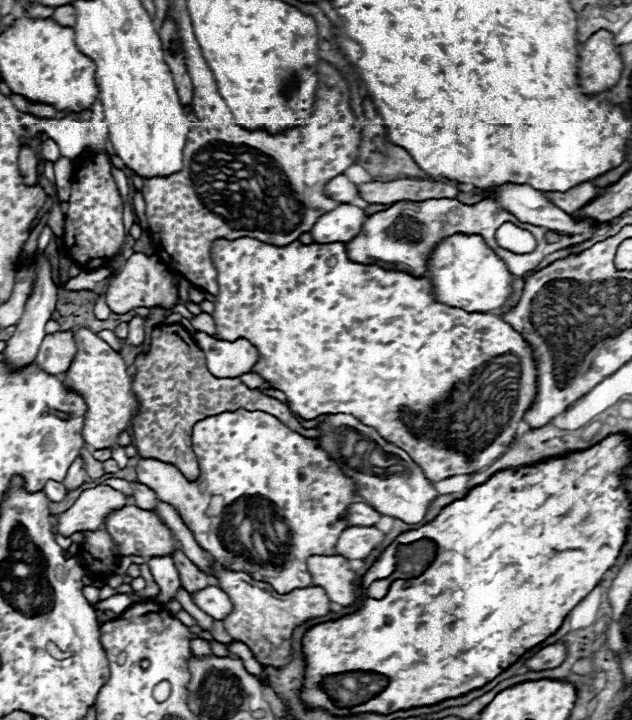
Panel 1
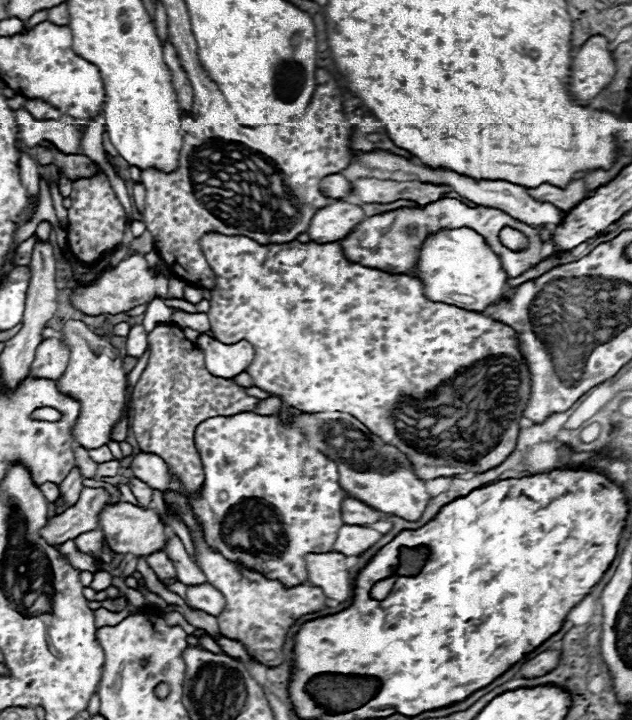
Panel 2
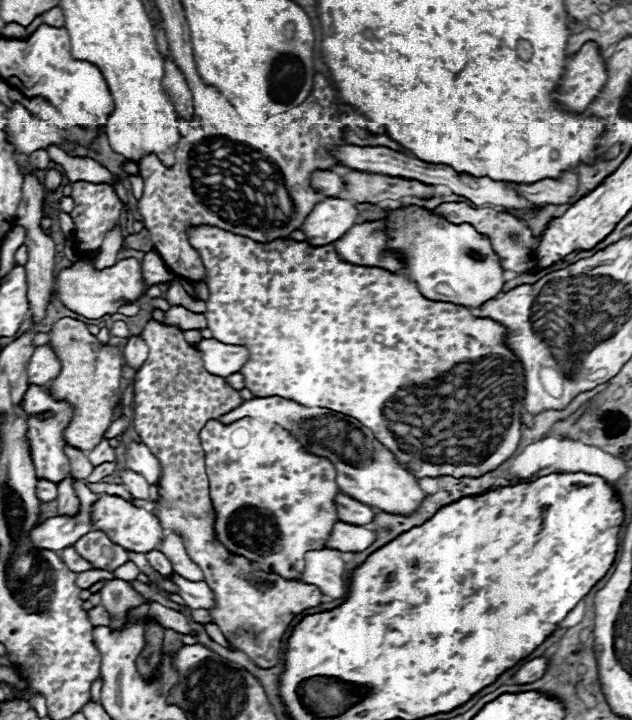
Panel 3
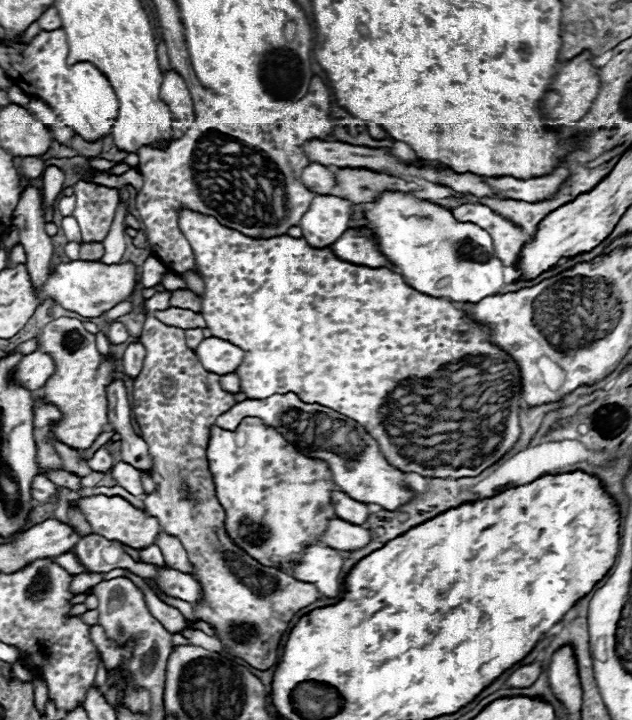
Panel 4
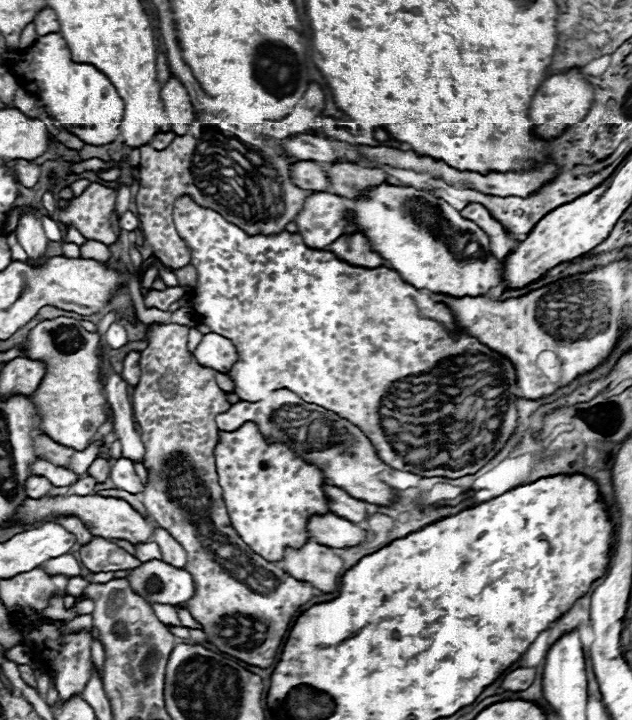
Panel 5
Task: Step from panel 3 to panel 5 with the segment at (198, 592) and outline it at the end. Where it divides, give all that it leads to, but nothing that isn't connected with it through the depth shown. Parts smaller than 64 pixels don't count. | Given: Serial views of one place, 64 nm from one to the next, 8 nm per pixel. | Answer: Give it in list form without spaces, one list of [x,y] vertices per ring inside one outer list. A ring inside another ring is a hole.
[[[144,562],[140,568],[130,570],[126,576],[134,590],[146,598],[146,602],[178,604],[194,596],[194,580],[186,570],[178,570],[166,562]]]

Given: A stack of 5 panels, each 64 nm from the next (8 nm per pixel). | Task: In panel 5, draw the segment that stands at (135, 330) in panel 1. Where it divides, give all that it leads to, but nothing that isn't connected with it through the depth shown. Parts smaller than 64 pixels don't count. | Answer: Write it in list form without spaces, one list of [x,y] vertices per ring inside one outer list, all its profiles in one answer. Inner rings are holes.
[[[132,350],[132,352],[128,352],[128,356],[124,358],[122,378],[124,378],[130,386],[136,386],[138,380],[140,380],[140,356],[142,356],[140,350]]]

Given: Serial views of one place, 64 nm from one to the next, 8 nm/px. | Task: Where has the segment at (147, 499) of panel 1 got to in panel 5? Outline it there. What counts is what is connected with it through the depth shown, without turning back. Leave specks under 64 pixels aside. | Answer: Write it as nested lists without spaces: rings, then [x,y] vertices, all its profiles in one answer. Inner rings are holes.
[[[120,458],[120,460],[116,460],[112,464],[112,468],[110,468],[110,480],[114,482],[116,488],[126,490],[130,494],[142,492],[142,482],[140,482],[140,478],[134,472],[134,464],[130,460],[126,460],[126,458]]]

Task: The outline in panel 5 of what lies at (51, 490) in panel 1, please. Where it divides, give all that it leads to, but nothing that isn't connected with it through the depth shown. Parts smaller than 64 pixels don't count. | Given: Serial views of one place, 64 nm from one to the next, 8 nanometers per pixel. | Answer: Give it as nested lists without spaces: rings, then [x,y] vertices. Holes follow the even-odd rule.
[[[32,476],[30,482],[26,482],[26,492],[28,492],[28,496],[30,496],[30,498],[36,498],[36,500],[48,496],[50,488],[52,488],[52,484],[50,484],[44,476]]]

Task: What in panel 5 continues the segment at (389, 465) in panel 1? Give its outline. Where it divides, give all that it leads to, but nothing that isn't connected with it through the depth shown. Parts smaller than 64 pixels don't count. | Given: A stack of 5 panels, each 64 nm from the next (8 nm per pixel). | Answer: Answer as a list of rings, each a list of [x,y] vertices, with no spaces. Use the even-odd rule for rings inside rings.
[[[290,390],[274,392],[270,398],[260,400],[260,402],[240,400],[232,404],[228,412],[222,412],[216,416],[216,424],[224,432],[234,432],[248,420],[256,422],[258,428],[272,440],[282,440],[290,444],[298,456],[316,464],[326,474],[326,480],[346,490],[352,498],[378,504],[378,506],[394,504],[396,490],[390,488],[384,480],[380,480],[380,472],[386,470],[392,474],[394,470],[378,458],[378,452],[368,440],[368,436],[346,418],[340,418],[338,414],[322,406],[308,404]]]

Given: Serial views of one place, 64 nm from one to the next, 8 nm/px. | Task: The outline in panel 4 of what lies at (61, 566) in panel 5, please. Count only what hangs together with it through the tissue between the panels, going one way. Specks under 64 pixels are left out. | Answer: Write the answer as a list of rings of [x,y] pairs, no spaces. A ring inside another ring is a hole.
[[[70,550],[70,552],[66,552],[66,554],[60,554],[60,556],[56,556],[54,558],[66,572],[70,572],[70,574],[80,574],[80,572],[84,572],[86,568],[84,568],[84,564],[76,558],[76,554]]]

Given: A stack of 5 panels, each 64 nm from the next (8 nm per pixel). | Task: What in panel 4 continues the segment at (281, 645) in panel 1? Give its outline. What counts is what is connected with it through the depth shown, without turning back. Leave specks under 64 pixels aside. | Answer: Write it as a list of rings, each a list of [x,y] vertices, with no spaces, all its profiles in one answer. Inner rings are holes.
[[[158,292],[156,296],[148,298],[146,304],[144,304],[146,322],[144,322],[140,342],[146,346],[146,358],[144,358],[144,366],[142,366],[140,374],[134,380],[132,404],[130,404],[132,412],[134,412],[134,418],[136,418],[136,424],[138,424],[138,430],[140,430],[140,436],[148,444],[148,450],[154,458],[152,478],[156,482],[156,488],[154,488],[152,494],[146,494],[144,506],[146,506],[146,512],[150,516],[158,518],[158,524],[160,524],[162,532],[174,534],[182,542],[182,546],[188,552],[190,562],[194,564],[194,570],[198,572],[198,580],[204,586],[206,598],[204,598],[202,604],[196,606],[196,610],[194,610],[196,618],[212,624],[214,630],[216,630],[218,640],[226,648],[230,648],[238,658],[248,662],[250,666],[258,668],[258,670],[266,670],[266,668],[278,664],[278,658],[276,658],[278,642],[284,636],[284,632],[288,630],[288,624],[290,624],[292,616],[298,610],[306,608],[308,604],[316,602],[320,598],[320,592],[316,590],[316,586],[294,580],[292,576],[288,576],[286,572],[282,572],[278,568],[260,566],[254,558],[250,558],[246,552],[242,552],[226,536],[226,532],[222,528],[224,510],[216,500],[212,474],[208,470],[206,446],[208,446],[210,426],[216,422],[216,418],[220,414],[230,410],[236,404],[236,400],[234,400],[232,392],[222,390],[218,374],[210,374],[208,370],[202,368],[196,352],[186,346],[184,330],[176,328],[176,326],[166,326],[154,316],[156,310],[170,308],[168,298],[170,298],[170,292]],[[244,624],[252,626],[254,634],[248,640],[236,640],[232,636],[232,626],[244,626]]]

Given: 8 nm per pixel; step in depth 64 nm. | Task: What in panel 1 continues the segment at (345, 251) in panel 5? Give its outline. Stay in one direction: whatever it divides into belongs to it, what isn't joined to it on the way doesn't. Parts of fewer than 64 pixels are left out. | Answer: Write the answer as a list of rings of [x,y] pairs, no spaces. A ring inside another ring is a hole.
[[[430,198],[424,202],[400,200],[394,206],[368,216],[362,226],[362,234],[358,234],[358,238],[354,238],[352,242],[346,244],[346,252],[348,252],[348,258],[354,262],[376,264],[386,270],[402,270],[414,278],[420,278],[428,270],[428,258],[436,250],[436,246],[454,234],[482,236],[484,242],[506,262],[508,270],[516,278],[524,276],[528,270],[534,270],[542,262],[544,248],[548,246],[546,230],[542,226],[532,226],[532,224],[520,222],[514,214],[504,210],[496,200],[480,200],[472,206],[468,206],[468,204],[462,204],[452,198]],[[504,222],[514,222],[516,226],[532,232],[538,242],[536,250],[532,254],[514,254],[514,252],[500,248],[494,240],[494,234],[496,234],[498,226]]]

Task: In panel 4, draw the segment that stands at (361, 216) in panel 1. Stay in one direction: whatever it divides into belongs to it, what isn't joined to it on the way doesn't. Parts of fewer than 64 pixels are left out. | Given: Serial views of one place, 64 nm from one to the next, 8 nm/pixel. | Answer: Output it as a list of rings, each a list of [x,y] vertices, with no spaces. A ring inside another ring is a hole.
[[[326,194],[314,198],[298,226],[312,248],[326,248],[348,230],[350,216],[352,206],[348,200]]]

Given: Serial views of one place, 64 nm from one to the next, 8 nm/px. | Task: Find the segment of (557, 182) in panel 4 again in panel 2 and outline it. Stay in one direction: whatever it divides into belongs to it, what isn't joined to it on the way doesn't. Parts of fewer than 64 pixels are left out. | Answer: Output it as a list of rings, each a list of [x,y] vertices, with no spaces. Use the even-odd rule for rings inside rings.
[[[574,180],[574,182],[570,182],[570,186],[566,186],[566,188],[556,188],[556,186],[550,186],[550,184],[542,184],[542,186],[538,186],[538,188],[530,188],[530,194],[532,194],[536,200],[550,202],[550,204],[558,206],[560,210],[570,212],[570,210],[576,208],[584,198],[588,198],[592,192],[586,190],[584,180]]]

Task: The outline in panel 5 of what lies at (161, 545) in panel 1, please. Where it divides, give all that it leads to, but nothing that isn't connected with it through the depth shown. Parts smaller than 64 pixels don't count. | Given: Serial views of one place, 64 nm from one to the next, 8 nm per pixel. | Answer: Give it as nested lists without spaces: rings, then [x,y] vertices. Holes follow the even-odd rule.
[[[68,496],[68,498],[28,498],[22,512],[16,516],[16,522],[38,522],[38,520],[52,520],[54,514],[74,514],[90,526],[90,532],[94,536],[102,536],[108,540],[126,540],[130,544],[144,544],[150,542],[156,524],[142,514],[138,514],[126,500],[120,498],[104,498],[104,496]]]

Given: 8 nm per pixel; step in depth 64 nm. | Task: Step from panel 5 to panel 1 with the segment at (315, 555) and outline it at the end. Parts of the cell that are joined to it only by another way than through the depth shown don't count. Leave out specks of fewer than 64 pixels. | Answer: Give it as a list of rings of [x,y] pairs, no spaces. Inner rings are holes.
[[[310,556],[308,570],[314,578],[314,586],[322,586],[328,598],[340,606],[354,606],[358,598],[356,574],[350,570],[348,560],[334,556]]]

